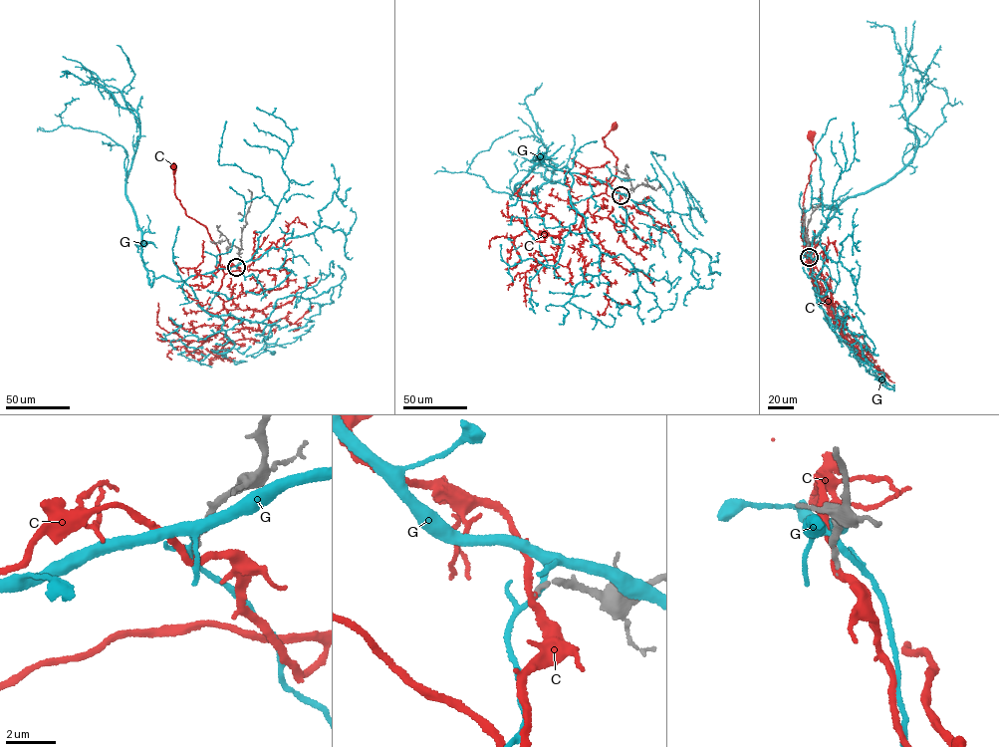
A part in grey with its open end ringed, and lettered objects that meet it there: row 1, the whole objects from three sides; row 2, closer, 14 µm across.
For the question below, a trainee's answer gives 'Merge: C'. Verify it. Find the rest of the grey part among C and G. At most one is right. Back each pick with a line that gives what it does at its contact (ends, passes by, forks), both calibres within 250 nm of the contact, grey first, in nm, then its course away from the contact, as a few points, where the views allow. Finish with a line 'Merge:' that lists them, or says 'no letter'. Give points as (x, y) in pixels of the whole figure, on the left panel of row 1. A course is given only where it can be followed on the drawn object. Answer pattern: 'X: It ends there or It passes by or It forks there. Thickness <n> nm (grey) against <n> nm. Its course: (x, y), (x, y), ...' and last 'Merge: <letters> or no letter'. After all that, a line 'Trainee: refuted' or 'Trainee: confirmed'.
C: It passes by. Thickness 180 nm (grey) against 260 nm. Its course: (236, 267), (242, 273), (224, 273), (219, 250), (207, 228), (186, 215), (175, 193), (173, 166)
Merge: C
Trainee: confirmed

